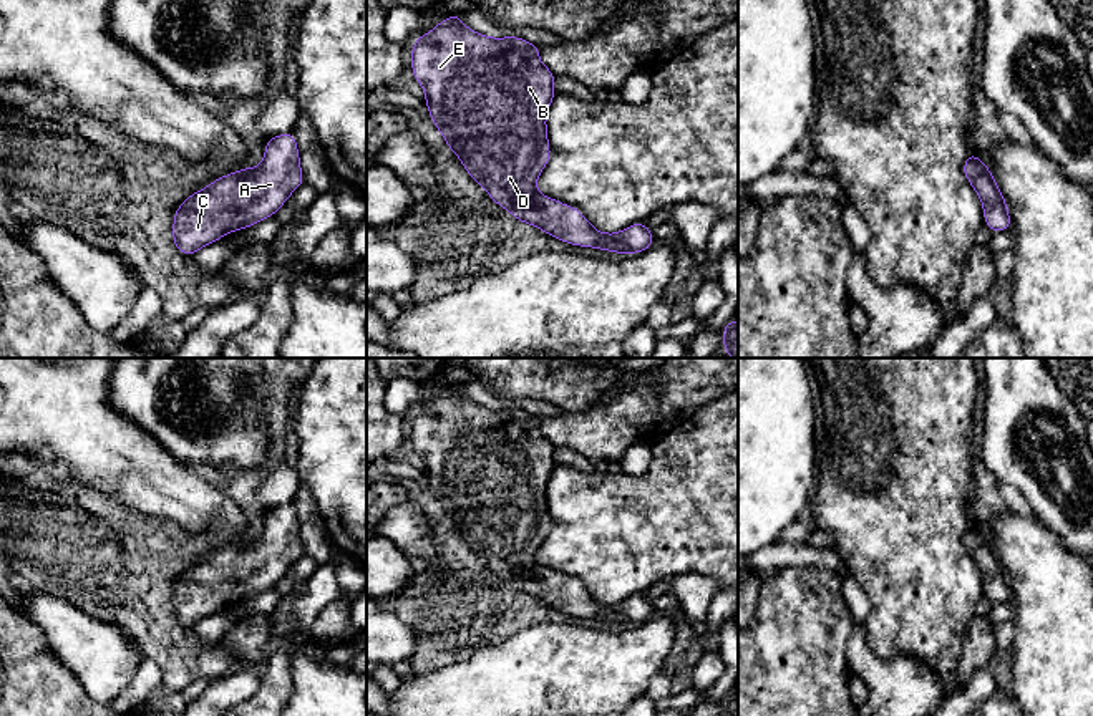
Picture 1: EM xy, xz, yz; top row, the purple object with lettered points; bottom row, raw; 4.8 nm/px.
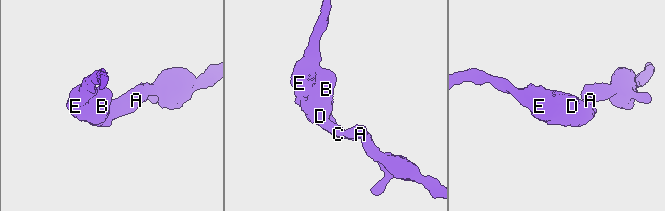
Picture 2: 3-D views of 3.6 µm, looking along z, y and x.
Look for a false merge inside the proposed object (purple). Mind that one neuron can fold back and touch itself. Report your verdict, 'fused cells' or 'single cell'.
single cell

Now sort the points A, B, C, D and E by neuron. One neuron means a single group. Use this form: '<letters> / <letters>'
A B C D E

